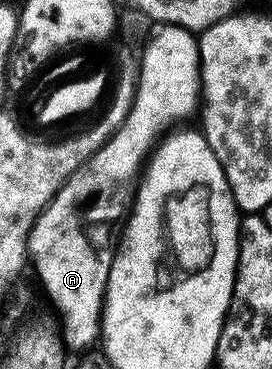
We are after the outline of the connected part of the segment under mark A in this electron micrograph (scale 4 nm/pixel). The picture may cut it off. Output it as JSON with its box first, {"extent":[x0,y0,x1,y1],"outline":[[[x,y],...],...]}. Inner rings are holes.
{"extent":[28,25,202,353],"outline":[[[164,25],[147,43],[144,60],[138,63],[136,99],[128,116],[112,138],[61,185],[28,234],[31,266],[32,263],[36,266],[41,285],[64,314],[62,338],[69,352],[80,353],[91,348],[95,344],[92,342],[95,339],[97,342],[102,331],[104,293],[108,289],[108,274],[114,254],[114,235],[112,239],[108,223],[119,224],[131,212],[138,176],[146,160],[153,154],[158,140],[172,129],[167,127],[190,118],[195,111],[197,114],[202,103],[197,36],[185,27]],[[80,235],[86,242],[101,243],[104,247],[80,251]]]}

